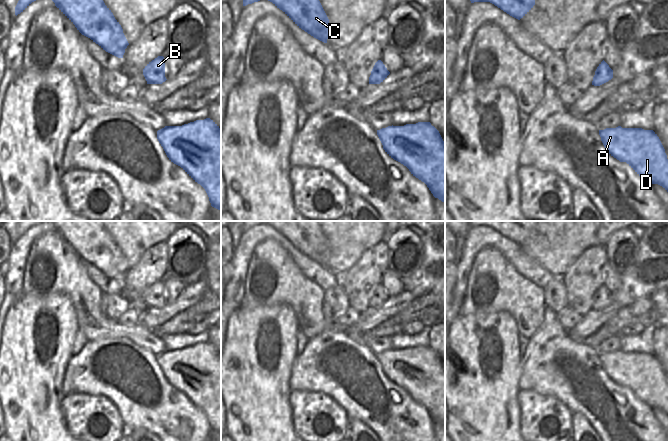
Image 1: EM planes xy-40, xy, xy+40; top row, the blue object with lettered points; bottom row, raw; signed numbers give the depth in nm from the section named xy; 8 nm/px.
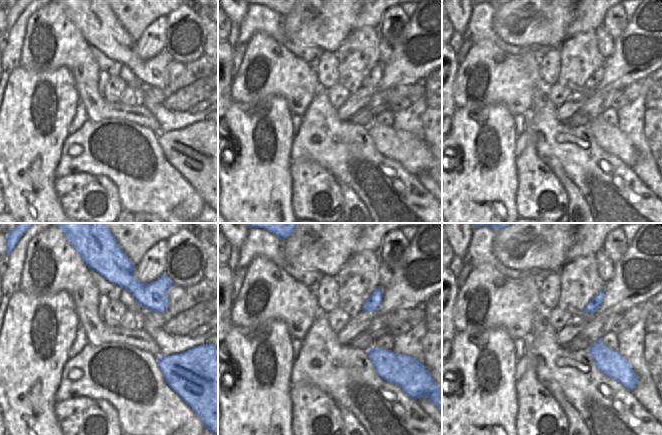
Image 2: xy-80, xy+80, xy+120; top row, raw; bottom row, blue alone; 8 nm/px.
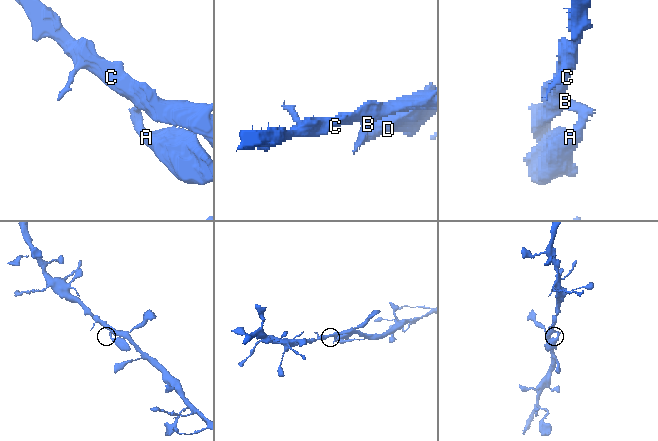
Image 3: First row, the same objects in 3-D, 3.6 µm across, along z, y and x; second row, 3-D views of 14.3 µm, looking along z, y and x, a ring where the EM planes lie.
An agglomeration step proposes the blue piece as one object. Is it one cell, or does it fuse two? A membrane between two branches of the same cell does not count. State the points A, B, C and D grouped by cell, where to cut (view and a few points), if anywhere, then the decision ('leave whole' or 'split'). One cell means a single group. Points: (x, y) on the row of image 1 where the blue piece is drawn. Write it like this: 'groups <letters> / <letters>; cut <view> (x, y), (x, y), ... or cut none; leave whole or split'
groups A B C D; cut none; leave whole

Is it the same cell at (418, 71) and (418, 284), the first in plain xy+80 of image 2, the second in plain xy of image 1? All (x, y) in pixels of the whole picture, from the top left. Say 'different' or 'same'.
same

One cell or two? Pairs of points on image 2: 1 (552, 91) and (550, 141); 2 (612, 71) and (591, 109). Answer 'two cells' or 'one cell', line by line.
1: two cells
2: two cells

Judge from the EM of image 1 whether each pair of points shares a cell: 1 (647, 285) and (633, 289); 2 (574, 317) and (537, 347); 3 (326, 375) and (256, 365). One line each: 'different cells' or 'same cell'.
1: same cell
2: different cells
3: different cells

